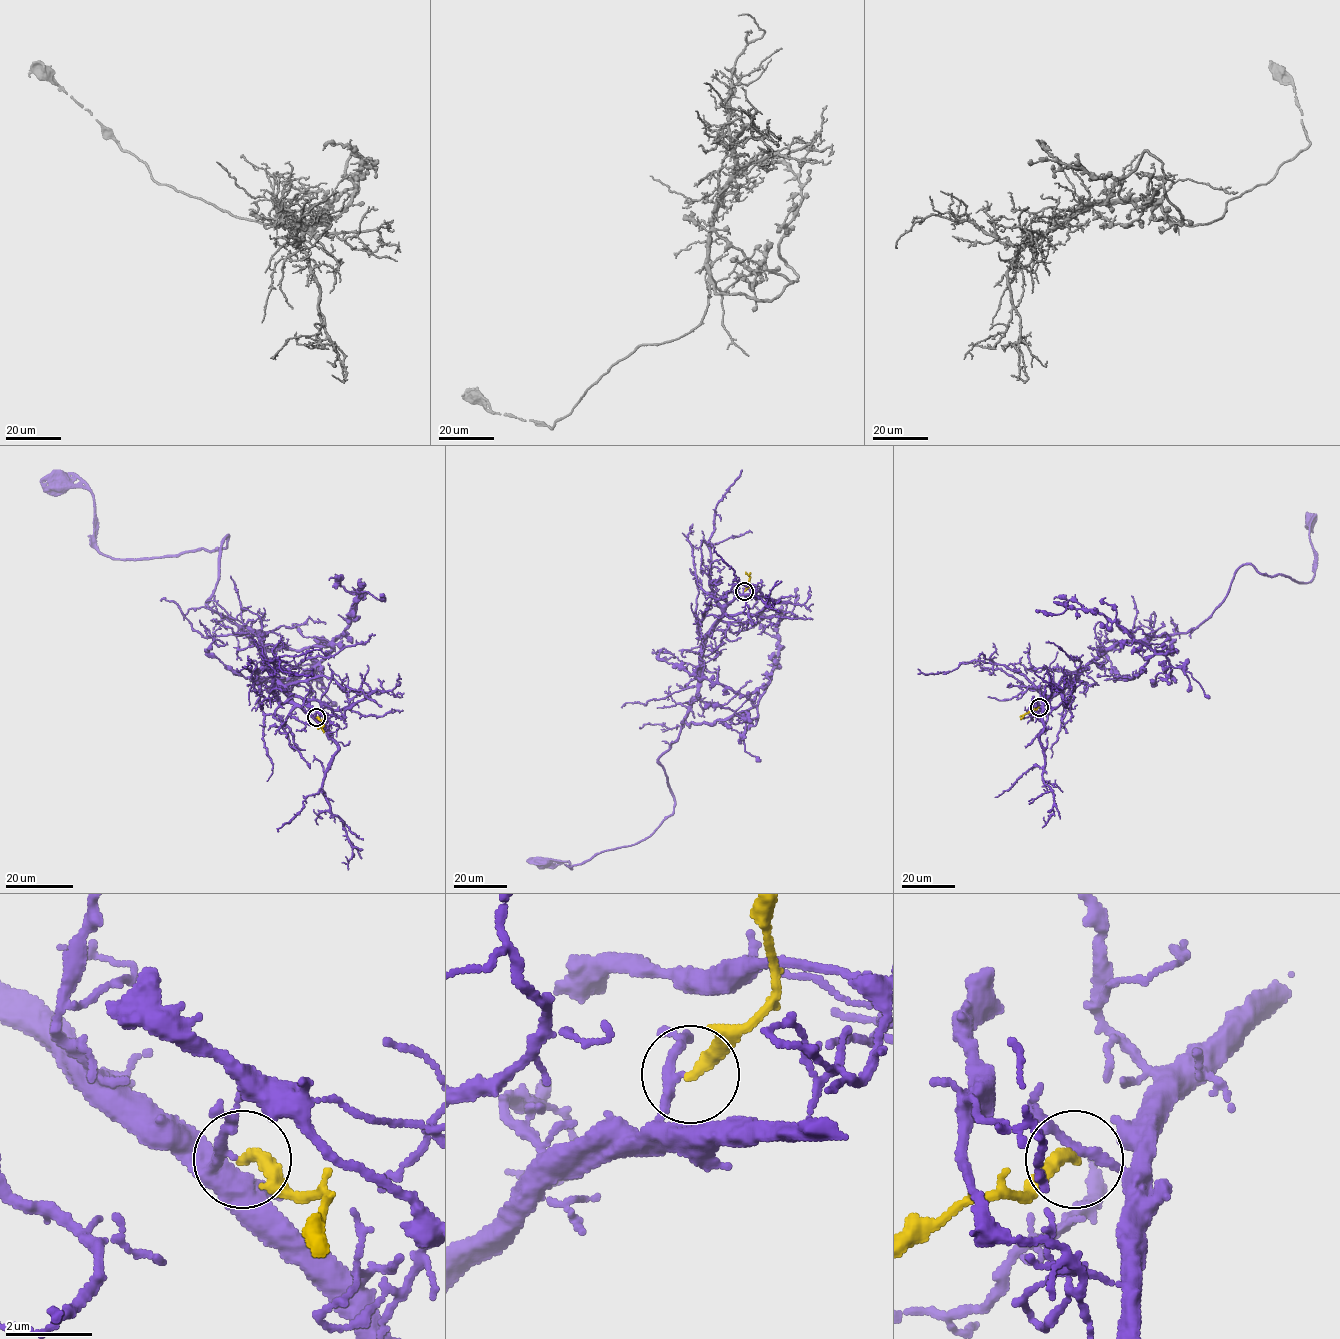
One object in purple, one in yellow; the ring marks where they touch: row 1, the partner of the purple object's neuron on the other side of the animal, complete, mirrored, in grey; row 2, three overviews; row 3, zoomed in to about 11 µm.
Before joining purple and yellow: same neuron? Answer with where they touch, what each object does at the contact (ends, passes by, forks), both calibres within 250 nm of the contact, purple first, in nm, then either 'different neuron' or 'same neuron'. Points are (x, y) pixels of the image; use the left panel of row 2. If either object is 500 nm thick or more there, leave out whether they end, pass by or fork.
place (316, 717); purple passes by; yellow ends; calibres 190 and 320 nm; different neuron

